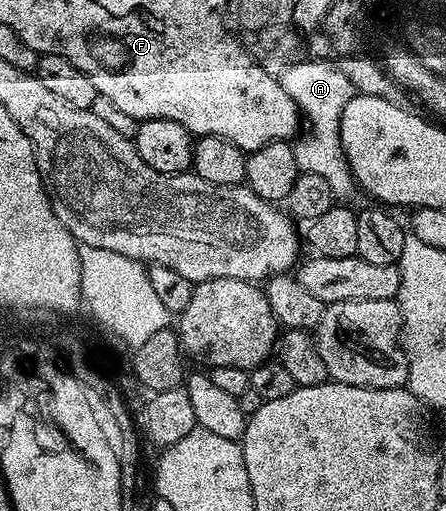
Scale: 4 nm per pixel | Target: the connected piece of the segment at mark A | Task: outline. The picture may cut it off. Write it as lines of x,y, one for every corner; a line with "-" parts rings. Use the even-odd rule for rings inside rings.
297,60
287,66
279,75
279,82
282,88
287,92
290,99
295,102
302,117
308,122
311,130
311,136
300,135
293,144
294,155
296,157
297,168
302,174
319,176
325,180
332,192
332,199
337,202
353,202
356,196
359,196
358,183
352,176
351,169
348,168
347,158
344,156
343,145
340,140
340,120
344,114
346,104
354,98
356,91
352,82
343,74
338,65
334,63
321,62
319,60

